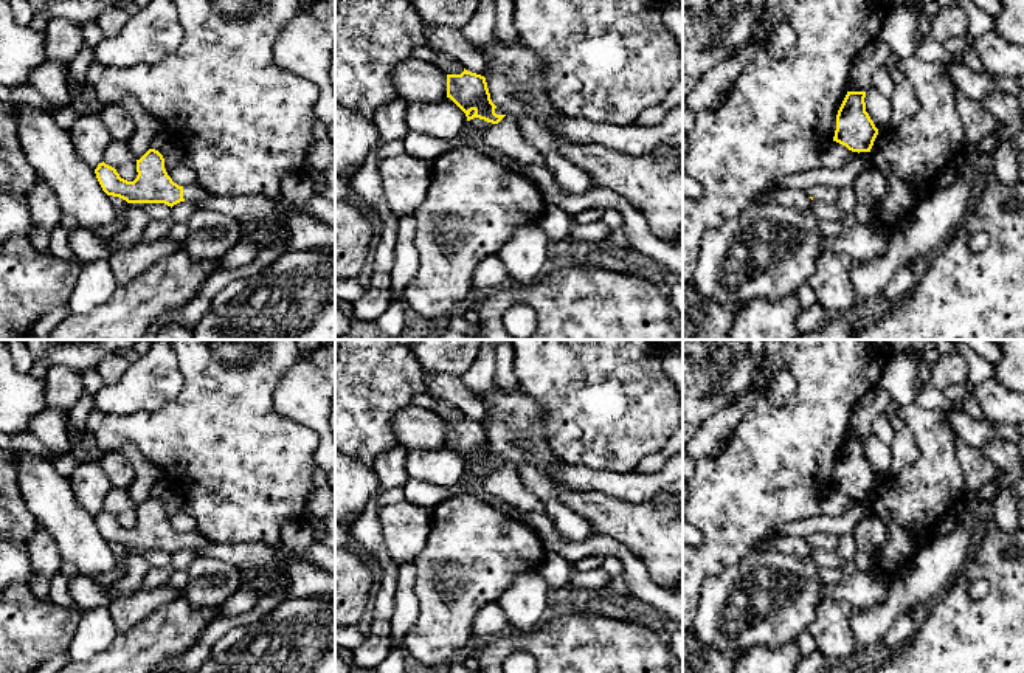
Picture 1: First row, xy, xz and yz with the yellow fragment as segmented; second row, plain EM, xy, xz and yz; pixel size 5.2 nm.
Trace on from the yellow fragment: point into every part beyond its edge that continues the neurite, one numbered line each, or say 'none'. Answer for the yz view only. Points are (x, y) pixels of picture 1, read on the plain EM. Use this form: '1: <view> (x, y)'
1: yz (826, 541)

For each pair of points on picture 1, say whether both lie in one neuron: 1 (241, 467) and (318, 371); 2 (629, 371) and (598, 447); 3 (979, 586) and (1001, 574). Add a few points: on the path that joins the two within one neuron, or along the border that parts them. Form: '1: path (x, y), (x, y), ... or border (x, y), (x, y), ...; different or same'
1: border (280, 379), (273, 405), (283, 414), (317, 431); different
2: path (621, 389), (598, 417), (598, 428); same
3: border (987, 579), (987, 593), (972, 600); different

